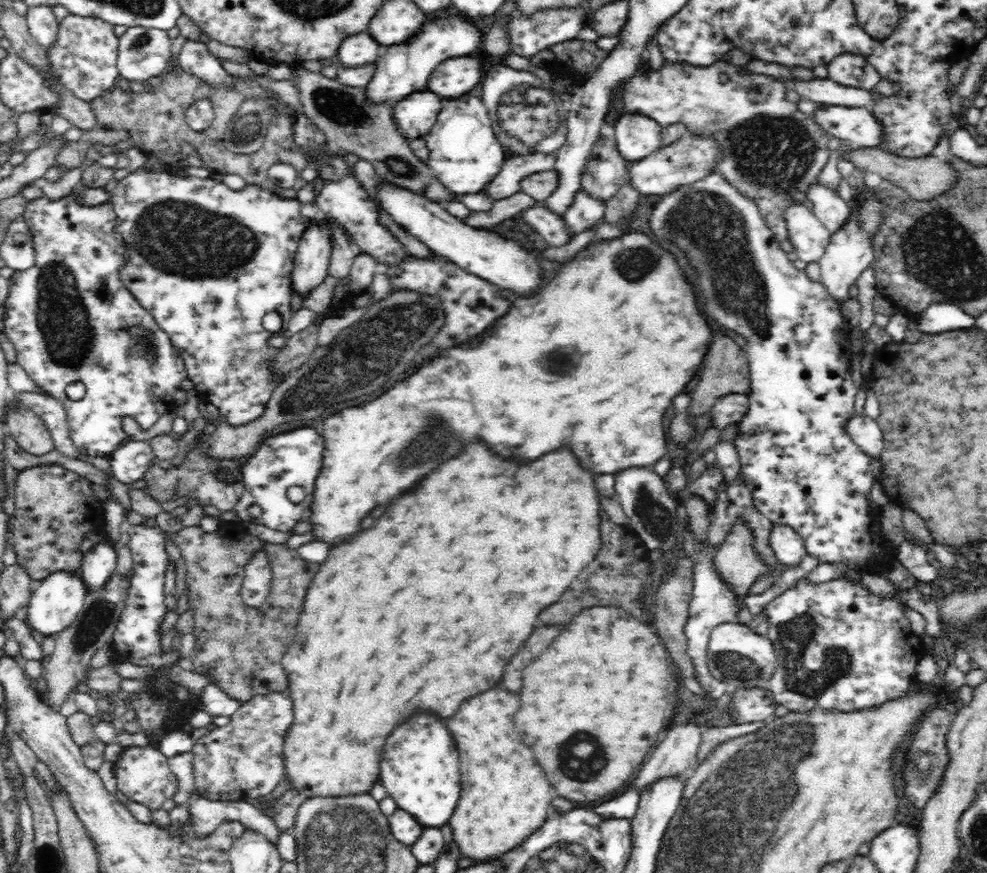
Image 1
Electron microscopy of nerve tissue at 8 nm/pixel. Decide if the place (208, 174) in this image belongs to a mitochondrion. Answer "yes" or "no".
no

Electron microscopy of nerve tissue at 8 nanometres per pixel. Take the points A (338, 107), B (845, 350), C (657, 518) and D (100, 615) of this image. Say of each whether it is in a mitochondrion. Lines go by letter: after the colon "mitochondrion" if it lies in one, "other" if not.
A: mitochondrion
B: other
C: mitochondrion
D: mitochondrion

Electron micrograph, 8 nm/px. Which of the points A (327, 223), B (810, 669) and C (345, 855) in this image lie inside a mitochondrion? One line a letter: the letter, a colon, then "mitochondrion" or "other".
A: other
B: mitochondrion
C: mitochondrion

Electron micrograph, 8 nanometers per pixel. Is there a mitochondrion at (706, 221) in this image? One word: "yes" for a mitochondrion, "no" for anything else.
yes

